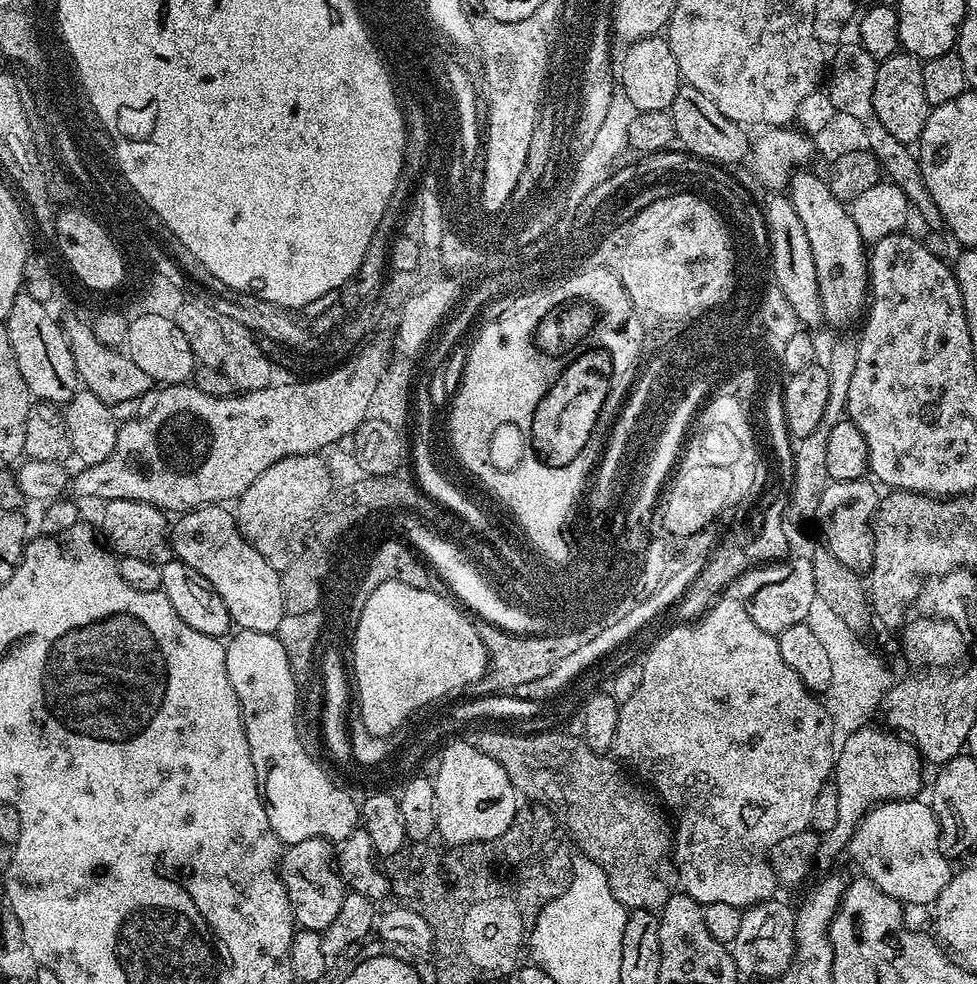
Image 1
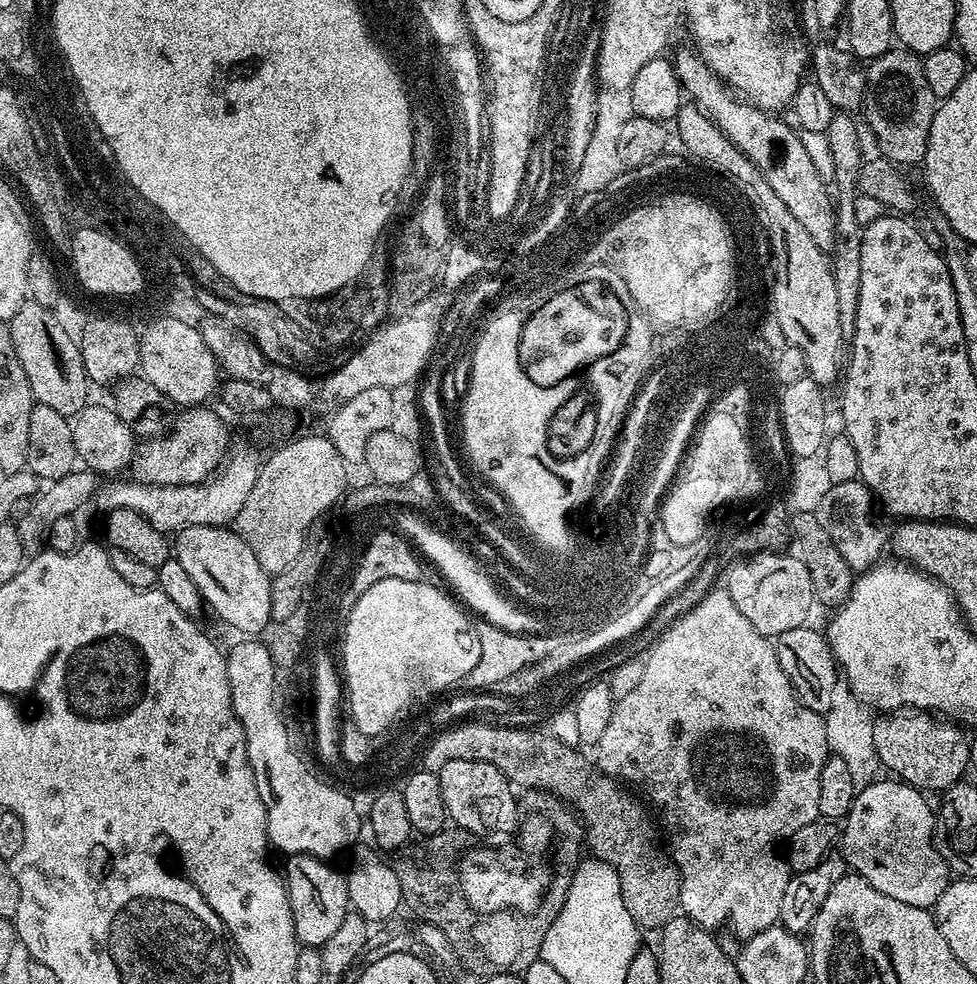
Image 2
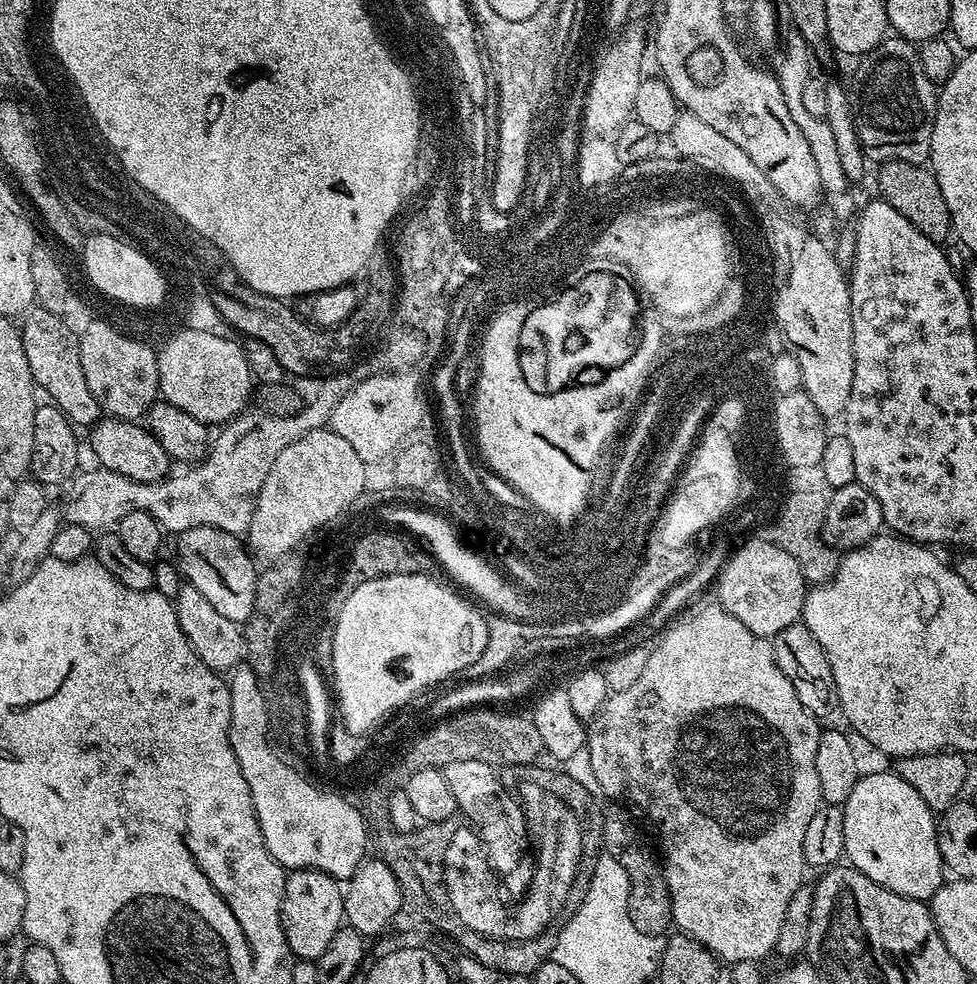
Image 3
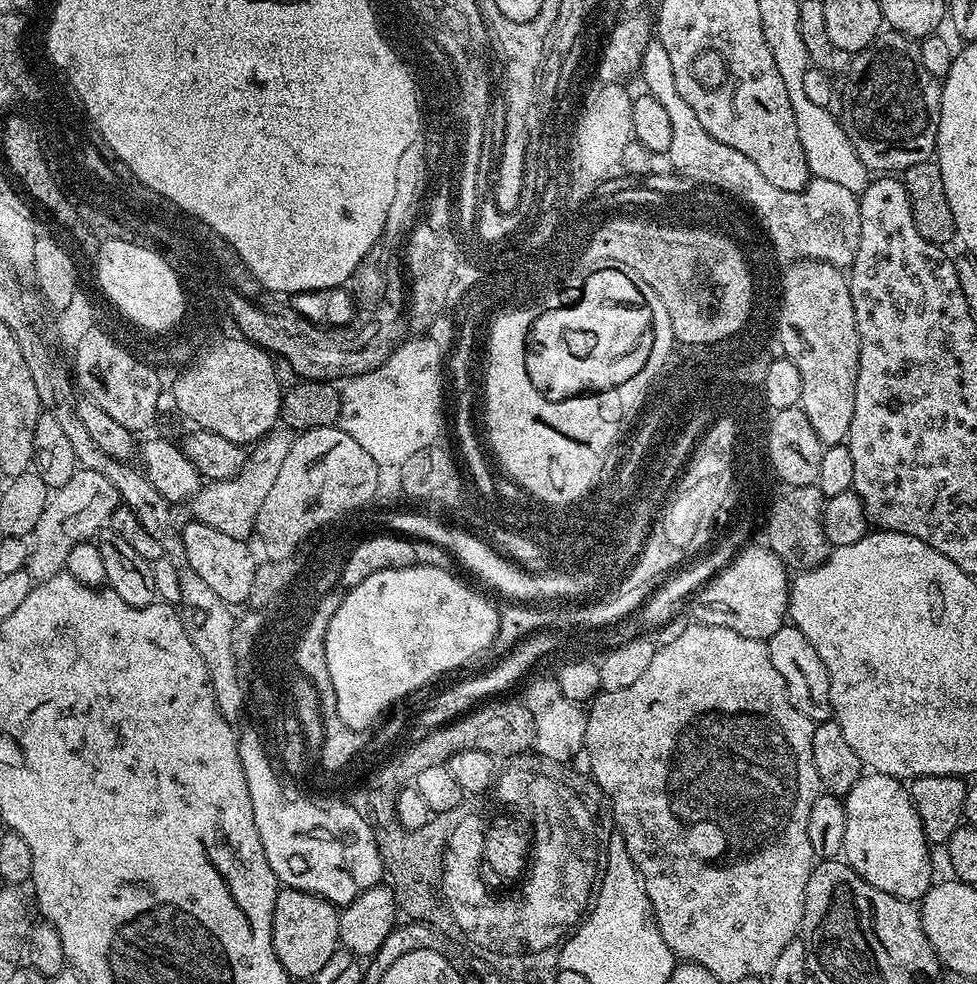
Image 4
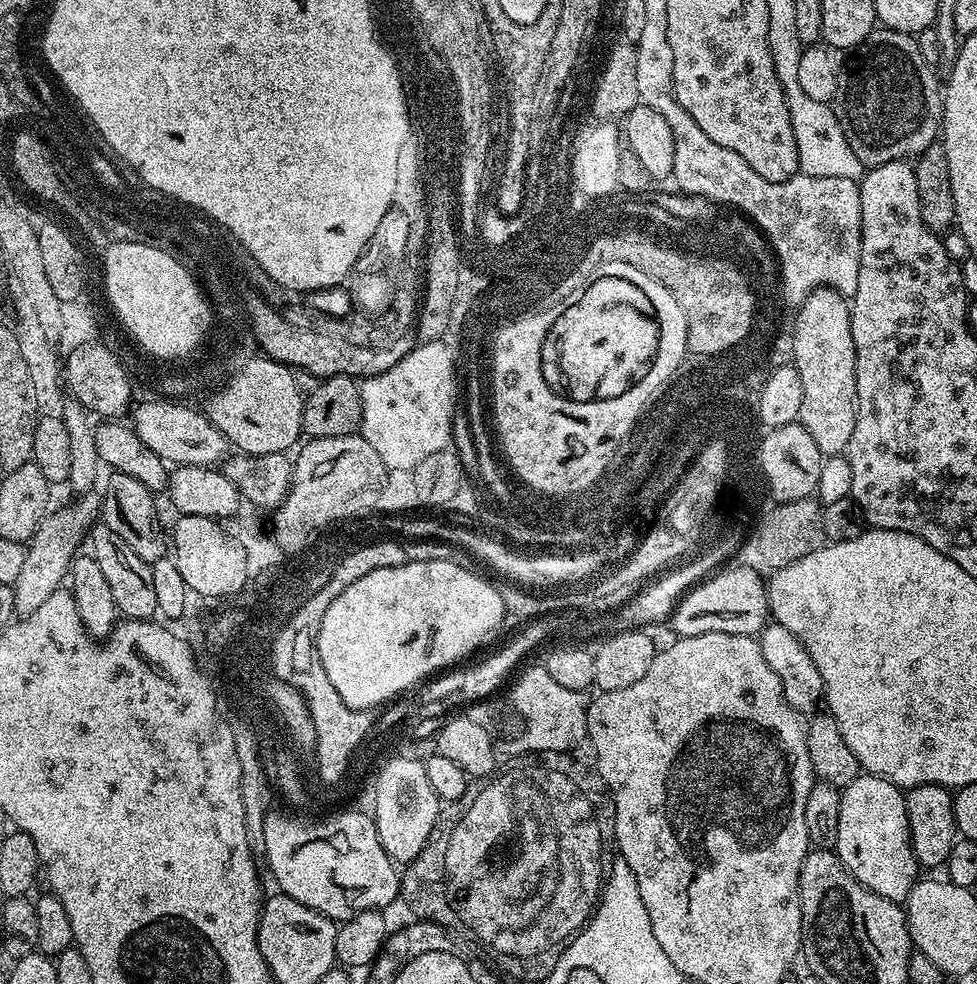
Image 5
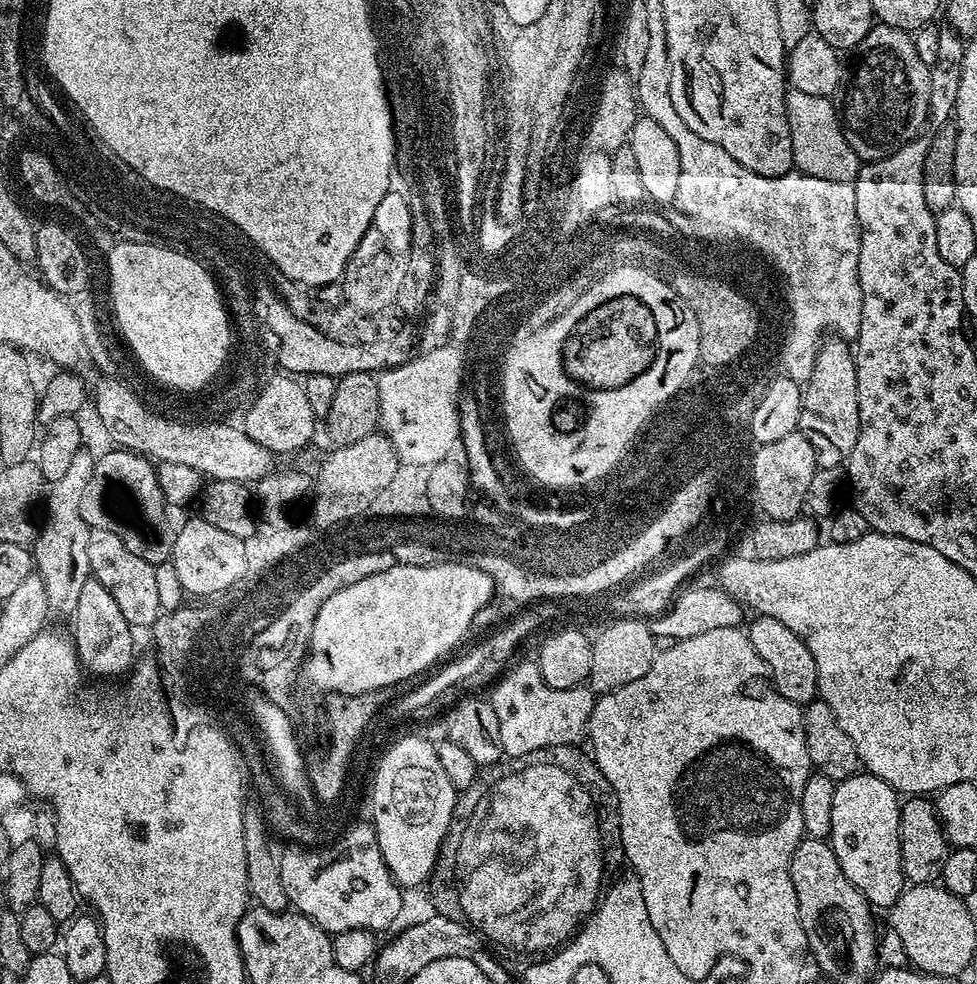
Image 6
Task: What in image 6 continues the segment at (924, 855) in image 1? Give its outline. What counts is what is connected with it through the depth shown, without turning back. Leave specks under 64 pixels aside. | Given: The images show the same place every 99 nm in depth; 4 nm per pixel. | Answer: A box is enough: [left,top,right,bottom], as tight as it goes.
[830,774,906,910]

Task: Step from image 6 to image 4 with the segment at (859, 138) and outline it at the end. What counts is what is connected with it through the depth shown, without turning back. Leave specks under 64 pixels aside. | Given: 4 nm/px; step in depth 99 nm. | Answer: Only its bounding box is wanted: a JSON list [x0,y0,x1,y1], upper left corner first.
[838,30,942,174]

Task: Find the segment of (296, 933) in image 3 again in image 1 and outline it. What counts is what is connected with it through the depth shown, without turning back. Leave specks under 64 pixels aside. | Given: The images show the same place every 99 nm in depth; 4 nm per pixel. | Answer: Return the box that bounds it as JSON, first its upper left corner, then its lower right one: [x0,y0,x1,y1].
[280,838,346,934]

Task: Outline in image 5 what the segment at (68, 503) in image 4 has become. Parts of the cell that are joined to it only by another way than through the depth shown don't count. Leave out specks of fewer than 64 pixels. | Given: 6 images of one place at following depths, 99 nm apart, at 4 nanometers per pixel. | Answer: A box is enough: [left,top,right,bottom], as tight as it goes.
[13,492,100,617]

